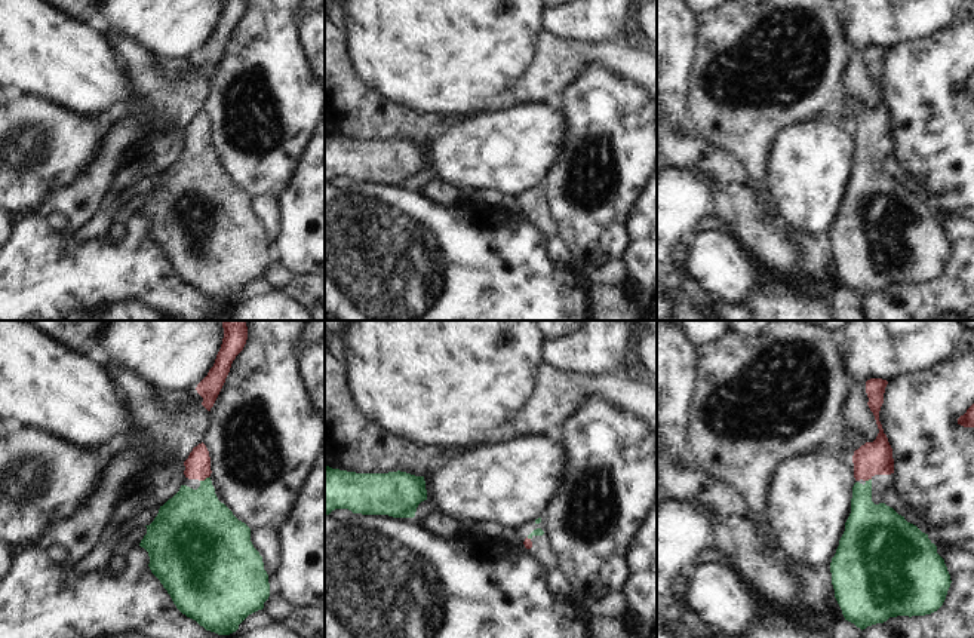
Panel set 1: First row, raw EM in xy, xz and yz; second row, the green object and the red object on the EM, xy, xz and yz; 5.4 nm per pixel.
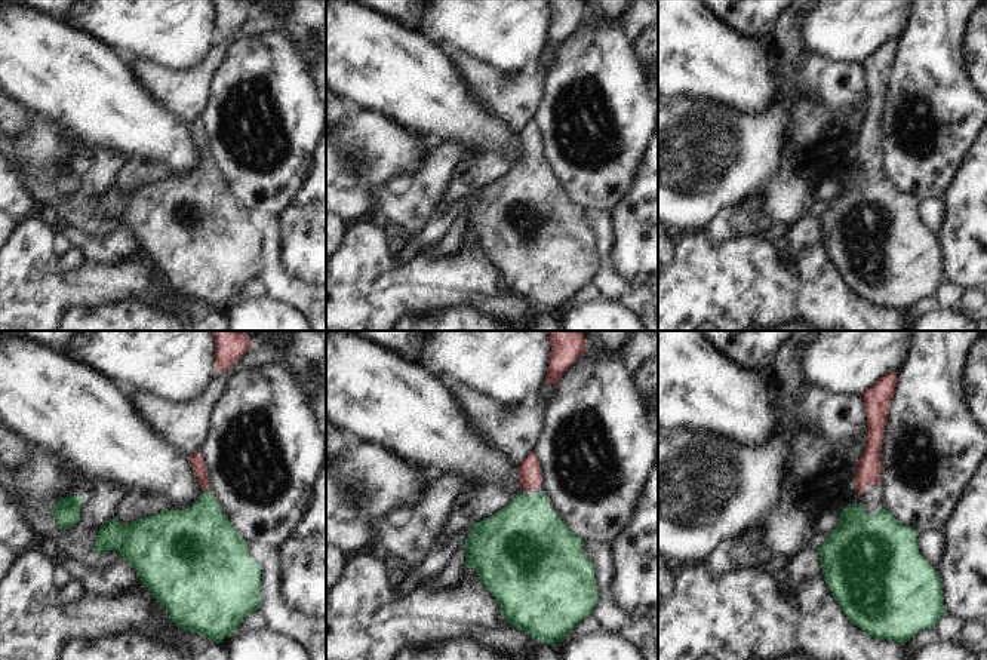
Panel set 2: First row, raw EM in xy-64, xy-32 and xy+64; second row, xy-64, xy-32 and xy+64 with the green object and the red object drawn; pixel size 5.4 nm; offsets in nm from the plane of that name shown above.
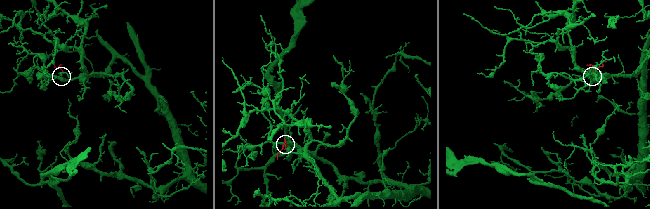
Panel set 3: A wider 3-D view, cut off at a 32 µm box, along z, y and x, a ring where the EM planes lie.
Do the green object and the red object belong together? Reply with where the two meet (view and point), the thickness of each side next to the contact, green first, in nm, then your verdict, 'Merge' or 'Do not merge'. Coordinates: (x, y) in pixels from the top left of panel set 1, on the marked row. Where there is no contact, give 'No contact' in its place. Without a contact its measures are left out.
Touches green at xy (205, 479). Thickness 380 nm (green) against 140 nm. Merge

